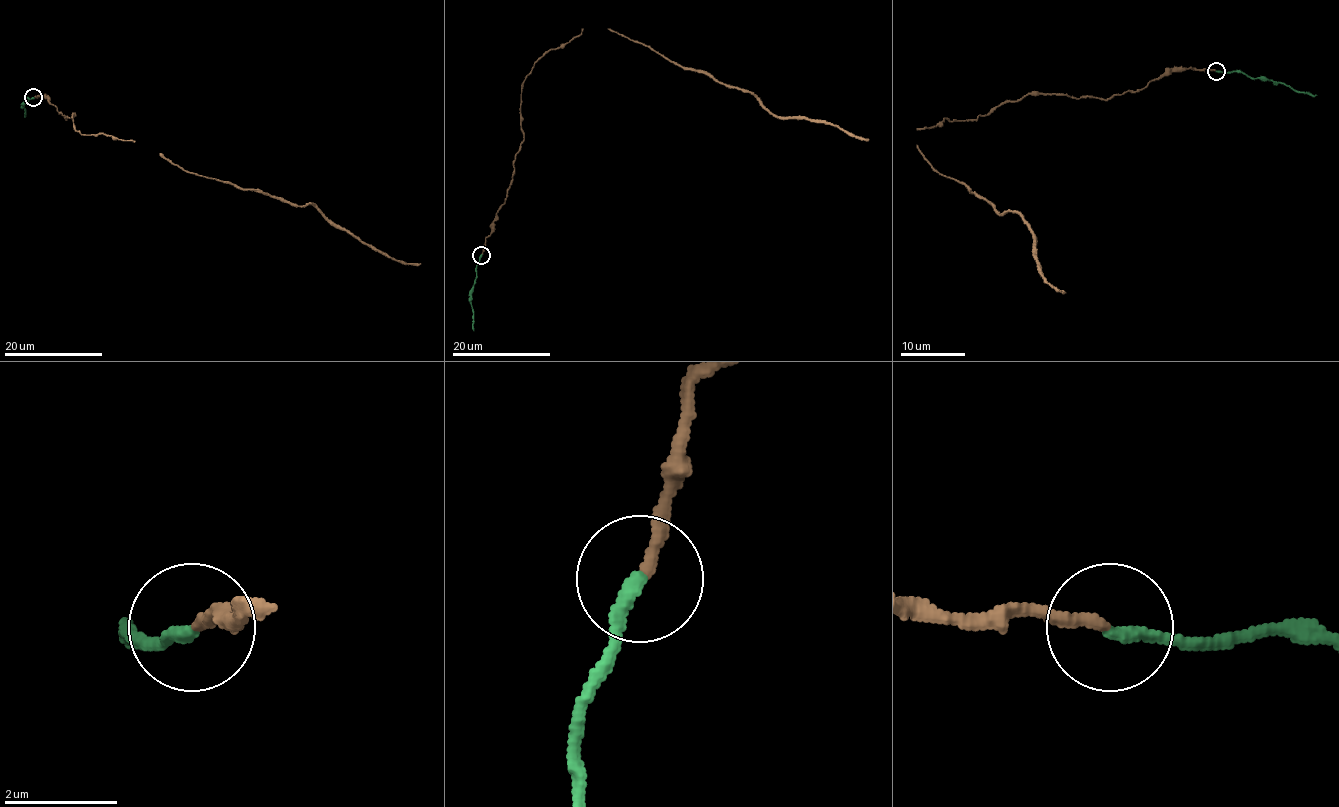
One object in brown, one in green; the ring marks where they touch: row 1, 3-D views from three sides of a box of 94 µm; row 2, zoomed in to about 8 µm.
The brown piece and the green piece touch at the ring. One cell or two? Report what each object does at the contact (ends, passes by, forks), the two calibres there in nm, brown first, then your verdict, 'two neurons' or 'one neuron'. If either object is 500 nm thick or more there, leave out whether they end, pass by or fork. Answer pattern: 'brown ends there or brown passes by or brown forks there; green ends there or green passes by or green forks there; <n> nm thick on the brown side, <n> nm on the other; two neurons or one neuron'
brown ends there; green ends there; 200 nm thick on the brown side, 240 nm on the other; two neurons

